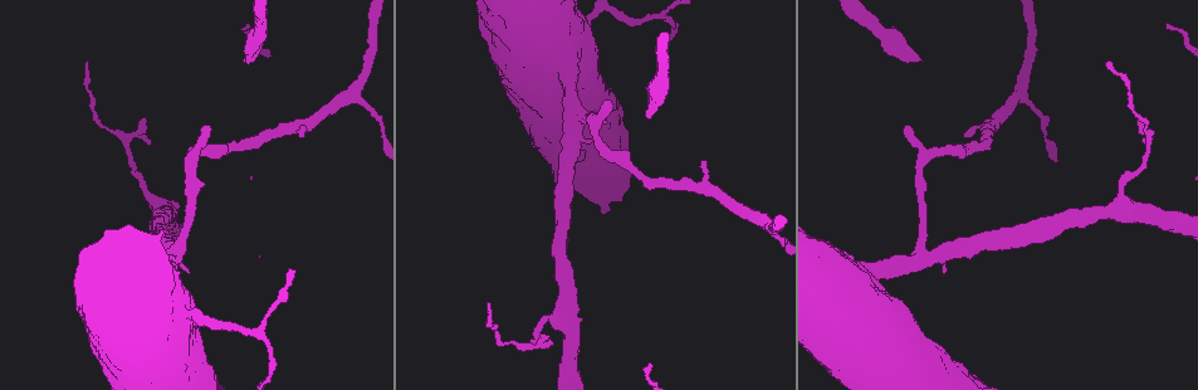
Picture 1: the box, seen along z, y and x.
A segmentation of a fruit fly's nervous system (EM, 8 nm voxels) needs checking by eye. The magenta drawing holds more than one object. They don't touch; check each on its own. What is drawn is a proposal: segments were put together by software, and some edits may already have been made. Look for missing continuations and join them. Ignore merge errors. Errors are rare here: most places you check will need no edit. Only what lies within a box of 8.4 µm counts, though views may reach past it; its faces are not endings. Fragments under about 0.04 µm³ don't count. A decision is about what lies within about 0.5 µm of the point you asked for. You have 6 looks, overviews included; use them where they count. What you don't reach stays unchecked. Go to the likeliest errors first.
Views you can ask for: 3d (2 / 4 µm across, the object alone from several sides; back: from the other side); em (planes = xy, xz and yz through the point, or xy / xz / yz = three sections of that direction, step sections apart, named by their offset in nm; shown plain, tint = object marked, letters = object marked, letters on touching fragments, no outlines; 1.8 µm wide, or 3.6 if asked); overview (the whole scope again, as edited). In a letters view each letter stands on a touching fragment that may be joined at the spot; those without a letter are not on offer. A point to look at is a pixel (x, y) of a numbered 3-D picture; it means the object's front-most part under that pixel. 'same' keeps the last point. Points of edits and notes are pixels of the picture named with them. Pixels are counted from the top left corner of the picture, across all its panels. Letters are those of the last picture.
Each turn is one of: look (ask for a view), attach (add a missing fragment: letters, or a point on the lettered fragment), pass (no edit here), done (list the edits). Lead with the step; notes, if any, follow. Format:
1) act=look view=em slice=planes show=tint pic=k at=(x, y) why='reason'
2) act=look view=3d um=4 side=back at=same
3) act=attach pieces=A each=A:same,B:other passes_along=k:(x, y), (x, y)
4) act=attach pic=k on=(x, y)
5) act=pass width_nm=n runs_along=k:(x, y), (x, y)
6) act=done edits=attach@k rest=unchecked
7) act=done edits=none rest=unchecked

act=look view=em slice=xy step=16 show=tint pic=1 at=(244, 60) why='branch stops here'

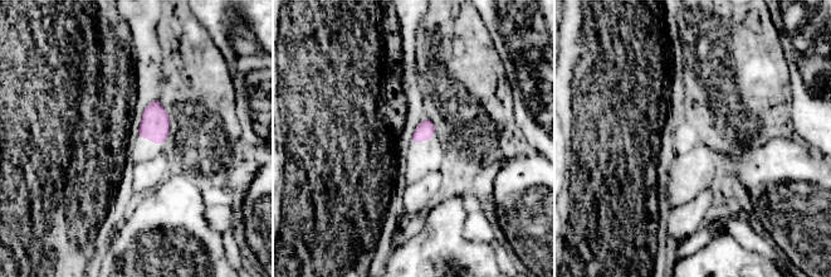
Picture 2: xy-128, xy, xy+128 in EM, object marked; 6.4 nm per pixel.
act=look view=em slice=planes show=letters at=same why='another direction'

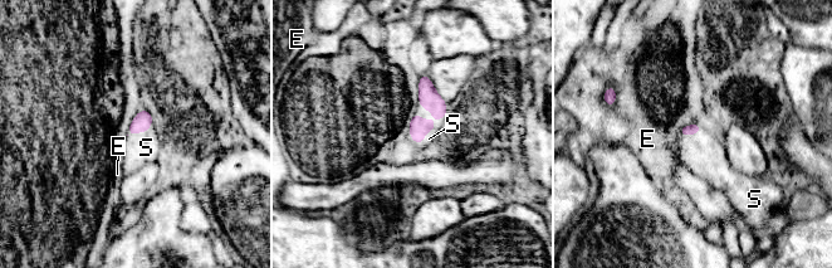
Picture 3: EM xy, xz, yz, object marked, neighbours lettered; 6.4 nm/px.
act=attach pieces=S longest_contact=S:150nm each=E:other,S:same found='it goes on there'

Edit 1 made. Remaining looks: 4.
act=look view=overview why='see it whole again'

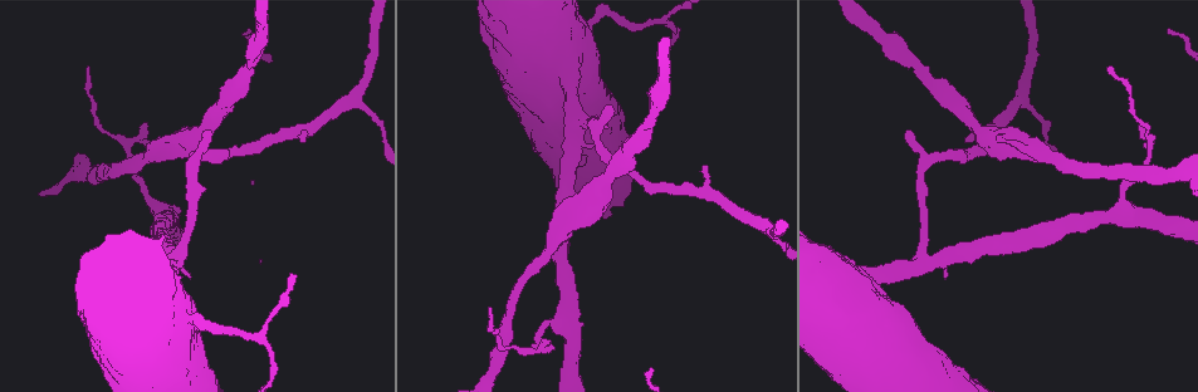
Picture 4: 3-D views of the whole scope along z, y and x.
act=look view=em slice=planes show=letters pic=4 at=(88, 65) why='an open end'

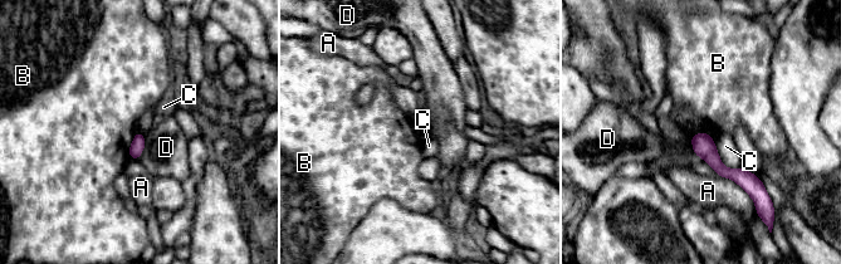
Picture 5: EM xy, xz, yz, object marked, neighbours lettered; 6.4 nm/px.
act=pass width_nm=90 each=A:other,B:other,C:other,D:other border=5:(136, 132), (128, 156) found='no lettered fragment goes on from it'

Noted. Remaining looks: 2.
act=look view=em slice=yz step=8 show=letters pic=4 at=(705, 167) why='branch stops here'

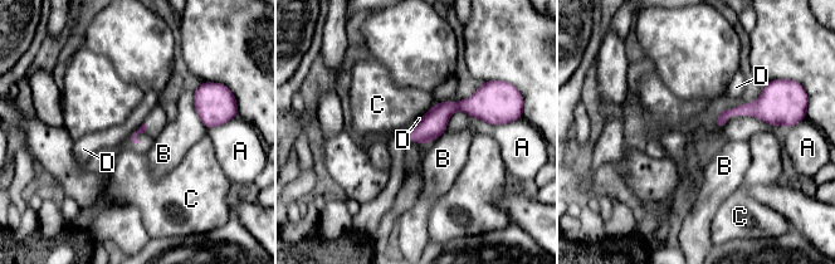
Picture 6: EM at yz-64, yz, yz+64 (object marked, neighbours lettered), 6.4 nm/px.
act=look view=em slice=planes show=letters at=same why='cut it another way'

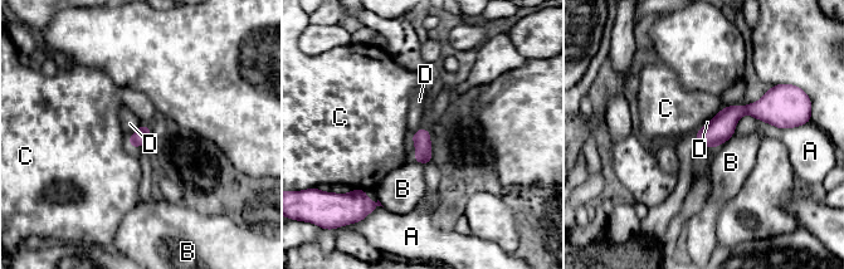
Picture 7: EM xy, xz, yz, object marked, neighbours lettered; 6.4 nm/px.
act=pass each=A:other,B:other,C:other,D:other runs_along=7:(779, 123), (738, 111), (699, 141) found='none of them fits'

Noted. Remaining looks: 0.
act=done edits=attach@3 rest=unchecked

